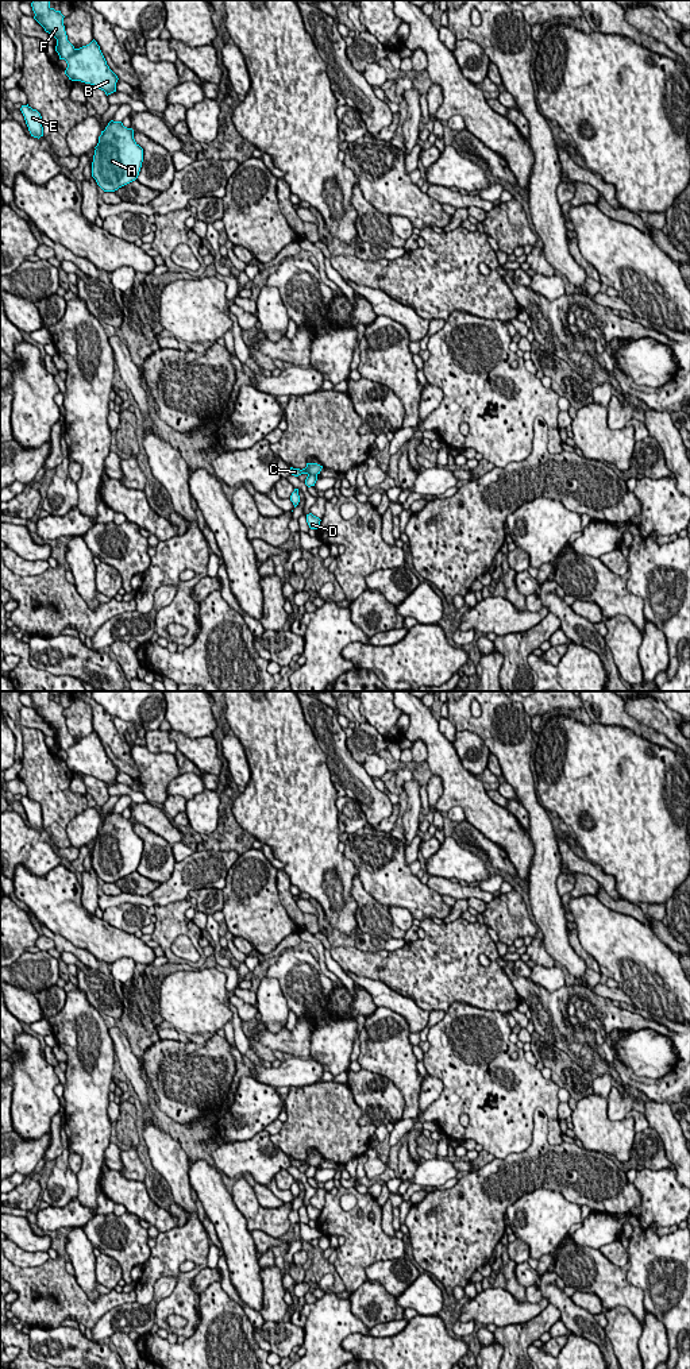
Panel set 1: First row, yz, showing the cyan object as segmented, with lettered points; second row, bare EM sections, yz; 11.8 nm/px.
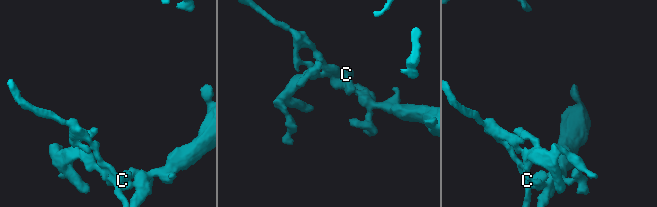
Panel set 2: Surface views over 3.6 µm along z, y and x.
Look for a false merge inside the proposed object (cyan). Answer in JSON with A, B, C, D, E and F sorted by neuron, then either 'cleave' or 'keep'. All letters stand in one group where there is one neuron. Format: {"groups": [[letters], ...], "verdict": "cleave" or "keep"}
{"groups": [["A", "B", "D", "E", "F"], ["C"]], "verdict": "cleave"}

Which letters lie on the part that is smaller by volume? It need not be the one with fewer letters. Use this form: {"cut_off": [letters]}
{"cut_off": ["C"]}

